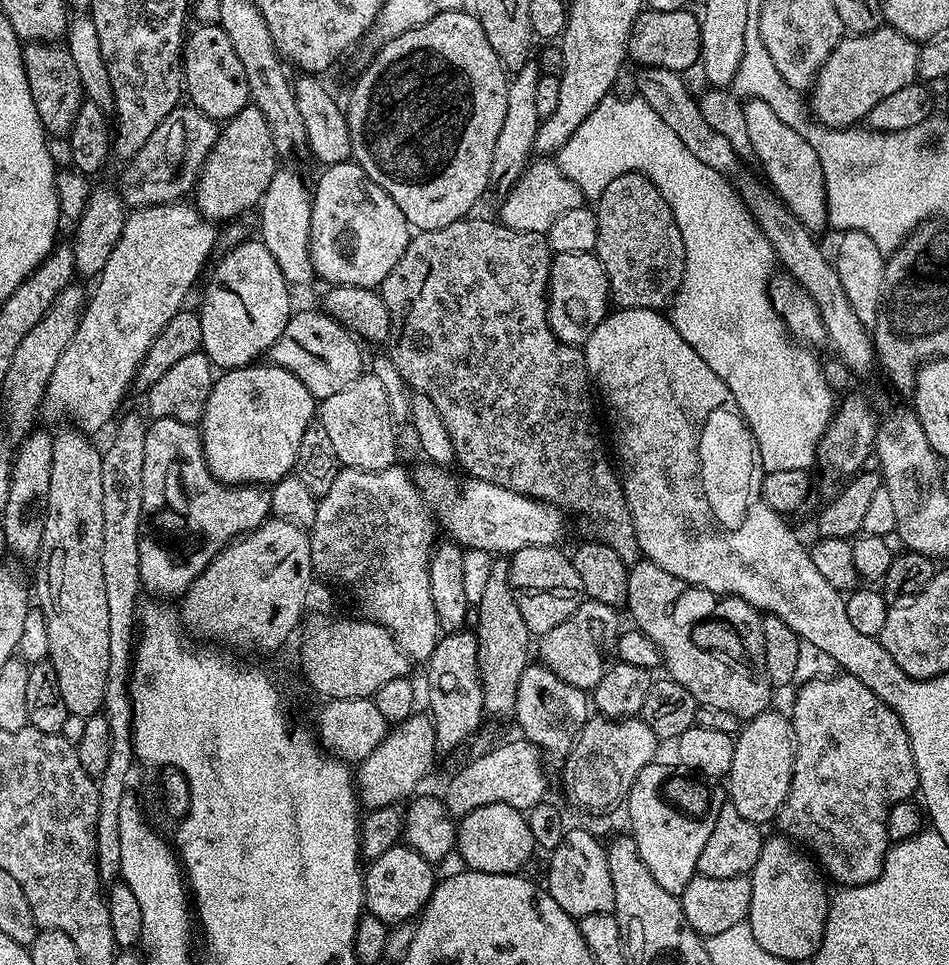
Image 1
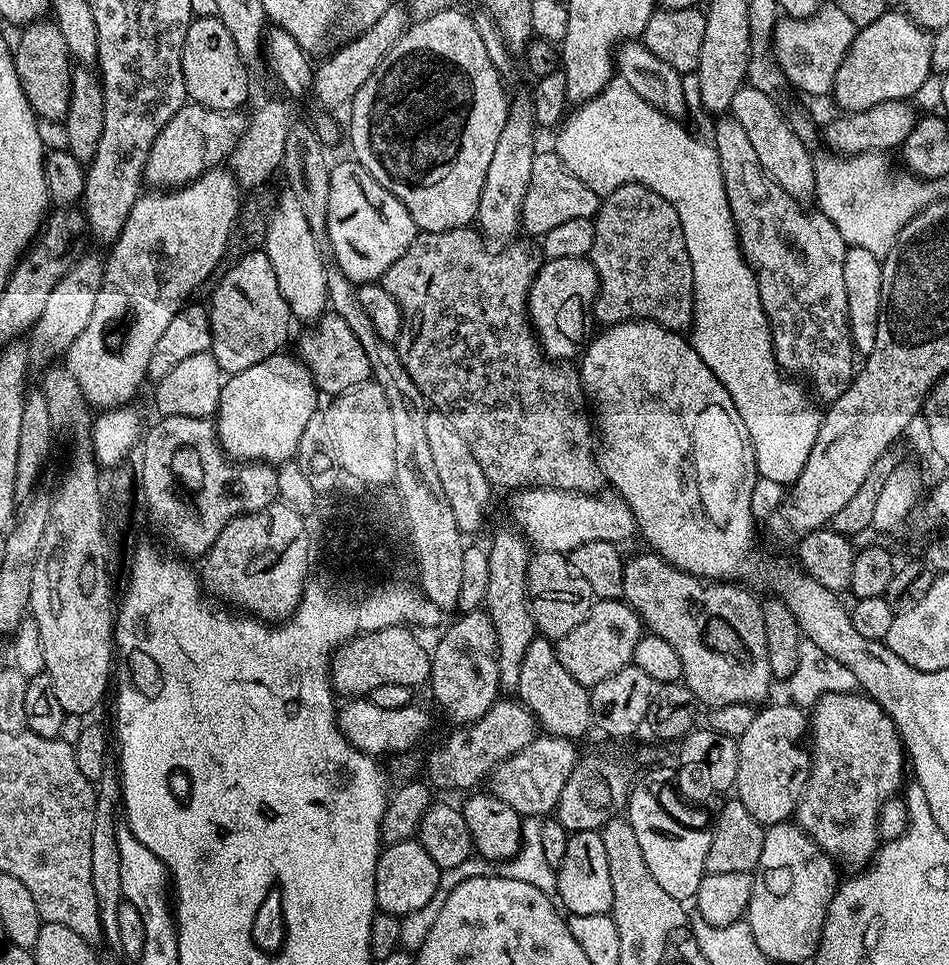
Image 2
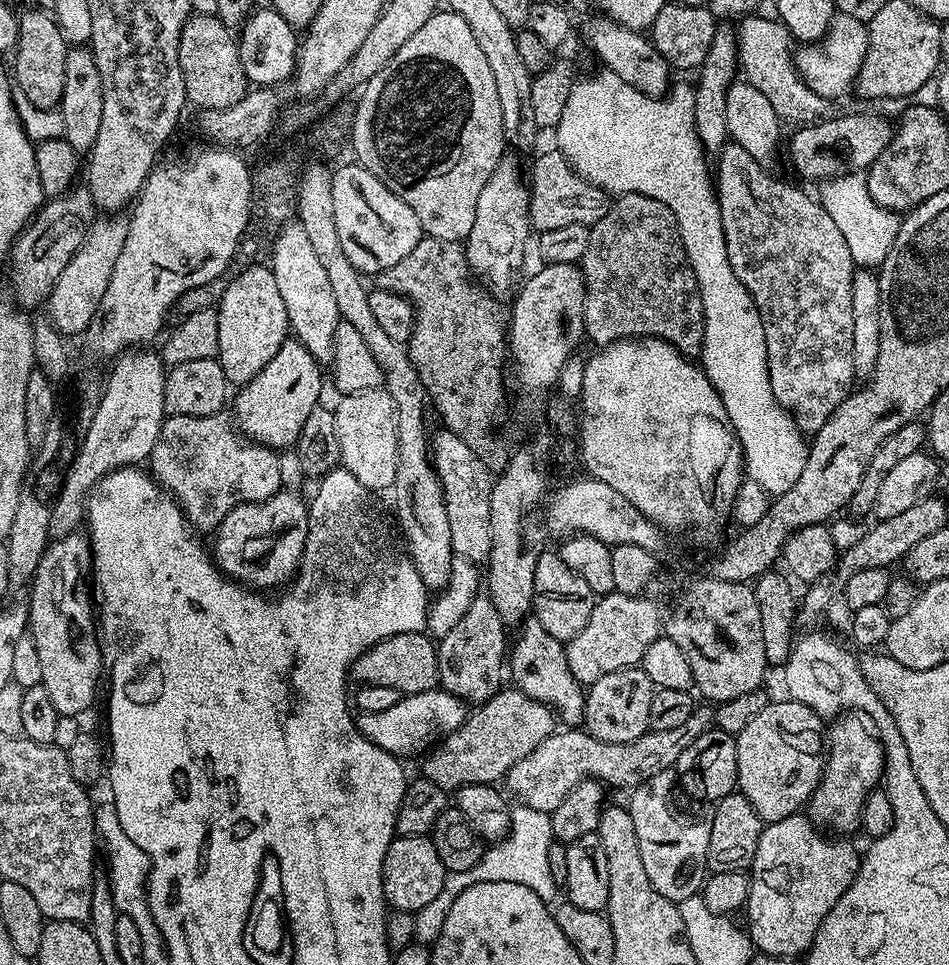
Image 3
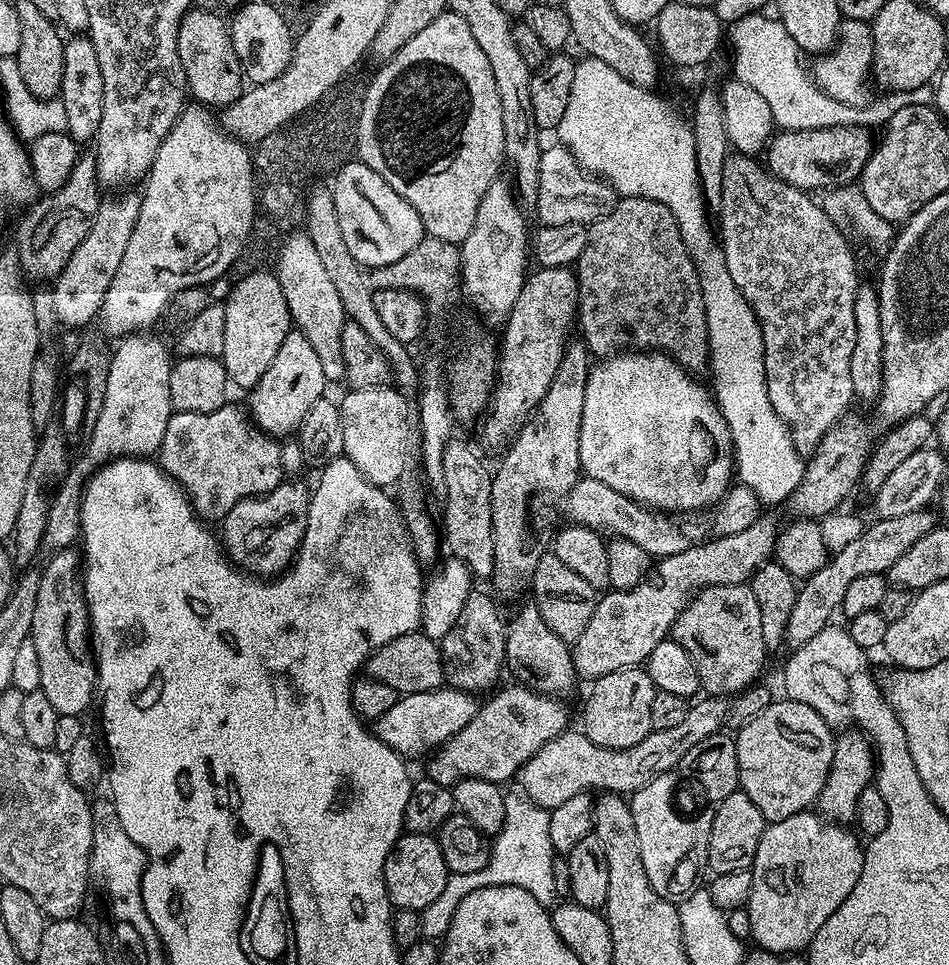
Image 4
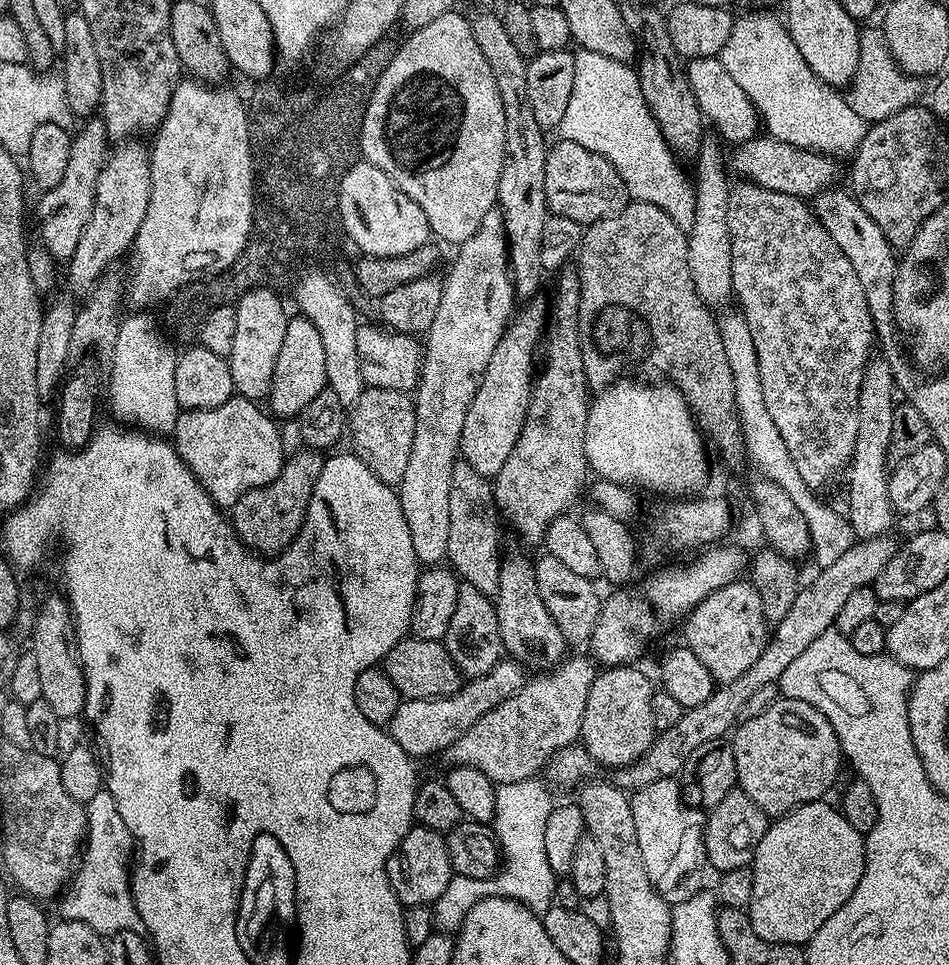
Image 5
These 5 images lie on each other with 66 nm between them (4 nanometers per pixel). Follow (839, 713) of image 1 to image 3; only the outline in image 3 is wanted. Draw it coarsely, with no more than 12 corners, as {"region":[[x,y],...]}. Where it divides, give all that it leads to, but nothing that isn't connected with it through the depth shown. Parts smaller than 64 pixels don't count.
{"region":[[856,714],[833,719],[806,805],[829,833],[860,828],[884,748]]}

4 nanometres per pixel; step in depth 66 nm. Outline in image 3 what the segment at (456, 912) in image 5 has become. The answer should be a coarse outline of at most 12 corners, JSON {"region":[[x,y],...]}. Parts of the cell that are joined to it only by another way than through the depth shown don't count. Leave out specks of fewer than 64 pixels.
{"region":[[517,803],[508,835],[478,866],[448,872],[415,912],[429,946],[462,890],[518,882],[538,898],[558,896],[550,874],[551,815]]}

